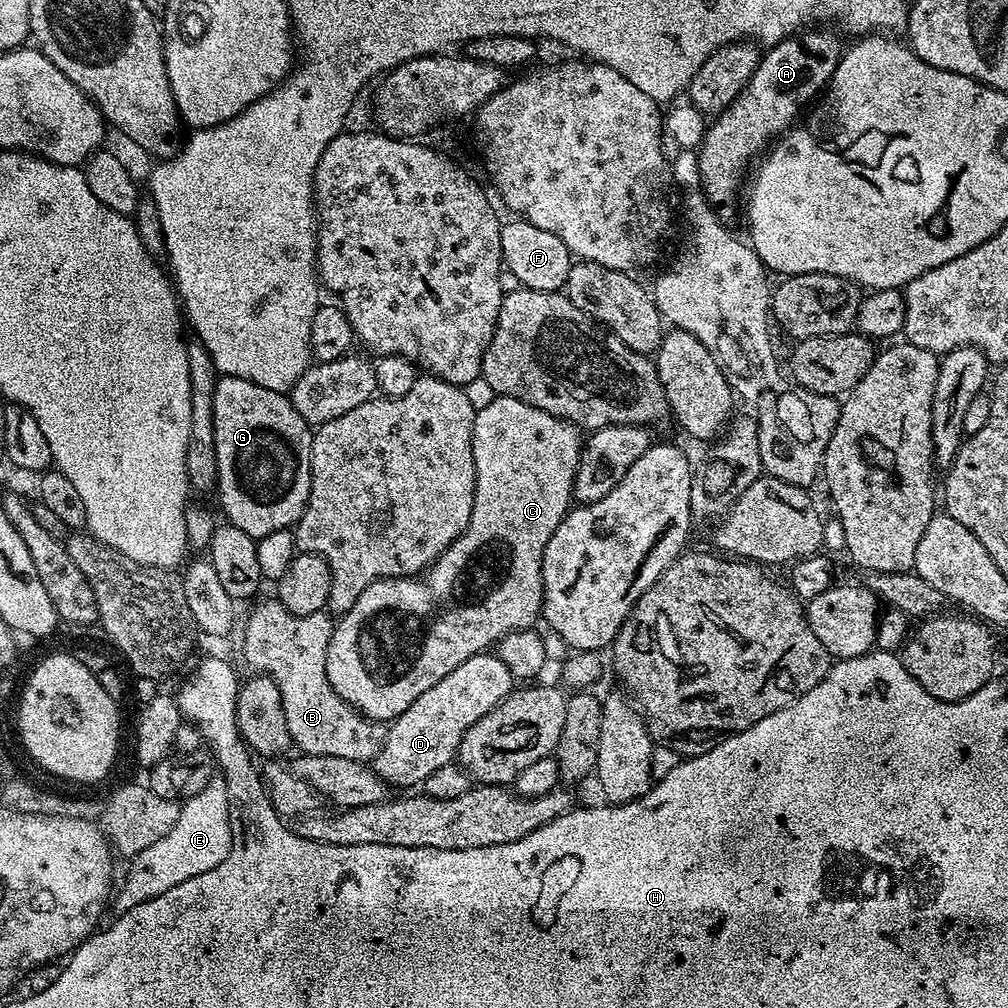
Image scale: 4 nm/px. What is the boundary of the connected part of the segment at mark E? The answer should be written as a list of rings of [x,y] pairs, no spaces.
[[[216,774],[202,790],[198,790],[198,794],[180,804],[178,822],[174,822],[170,834],[158,838],[154,846],[146,846],[146,850],[131,857],[129,864],[132,865],[111,897],[111,911],[113,908],[116,914],[129,912],[150,898],[158,898],[158,894],[166,894],[170,886],[178,886],[178,882],[186,882],[186,878],[214,870],[214,866],[218,866],[231,850],[233,835],[234,808],[228,799],[223,775]]]

